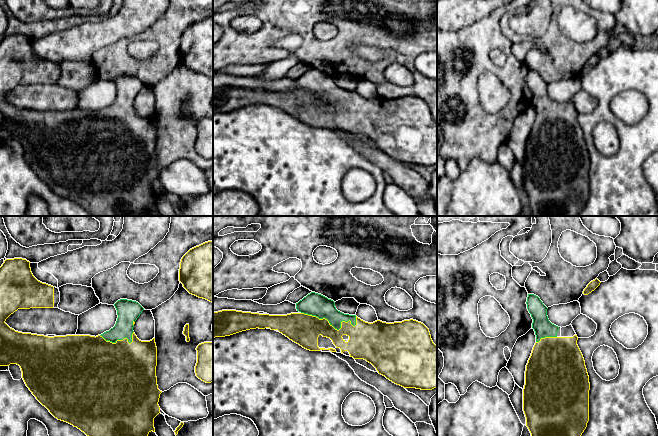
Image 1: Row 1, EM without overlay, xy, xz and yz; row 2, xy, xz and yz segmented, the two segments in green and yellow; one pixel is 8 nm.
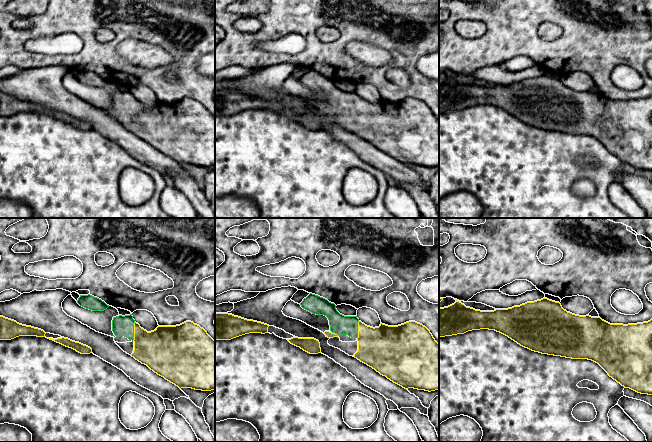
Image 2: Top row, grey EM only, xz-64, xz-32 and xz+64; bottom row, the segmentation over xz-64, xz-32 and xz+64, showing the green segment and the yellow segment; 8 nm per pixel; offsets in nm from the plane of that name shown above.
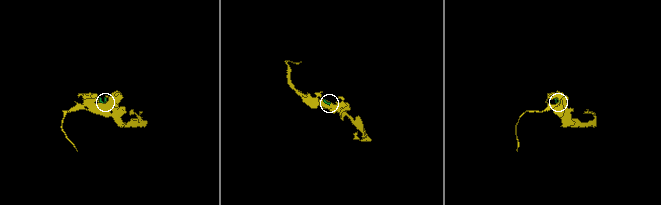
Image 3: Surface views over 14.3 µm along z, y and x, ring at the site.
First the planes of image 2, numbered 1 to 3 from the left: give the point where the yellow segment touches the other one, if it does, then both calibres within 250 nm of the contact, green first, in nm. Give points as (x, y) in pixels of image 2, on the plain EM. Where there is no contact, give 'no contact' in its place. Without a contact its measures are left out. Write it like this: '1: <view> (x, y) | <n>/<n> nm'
1: xz-64 (133, 107) | 160/320 nm
2: xz-32 (357, 106) | 160/360 nm
3: no contact

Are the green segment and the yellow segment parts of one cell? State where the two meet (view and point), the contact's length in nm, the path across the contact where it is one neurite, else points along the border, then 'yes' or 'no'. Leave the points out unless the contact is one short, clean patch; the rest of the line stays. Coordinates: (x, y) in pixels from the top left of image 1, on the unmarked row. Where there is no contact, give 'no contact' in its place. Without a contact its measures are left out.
meets green in xz at (331, 100); contact 460 nm long; yes

